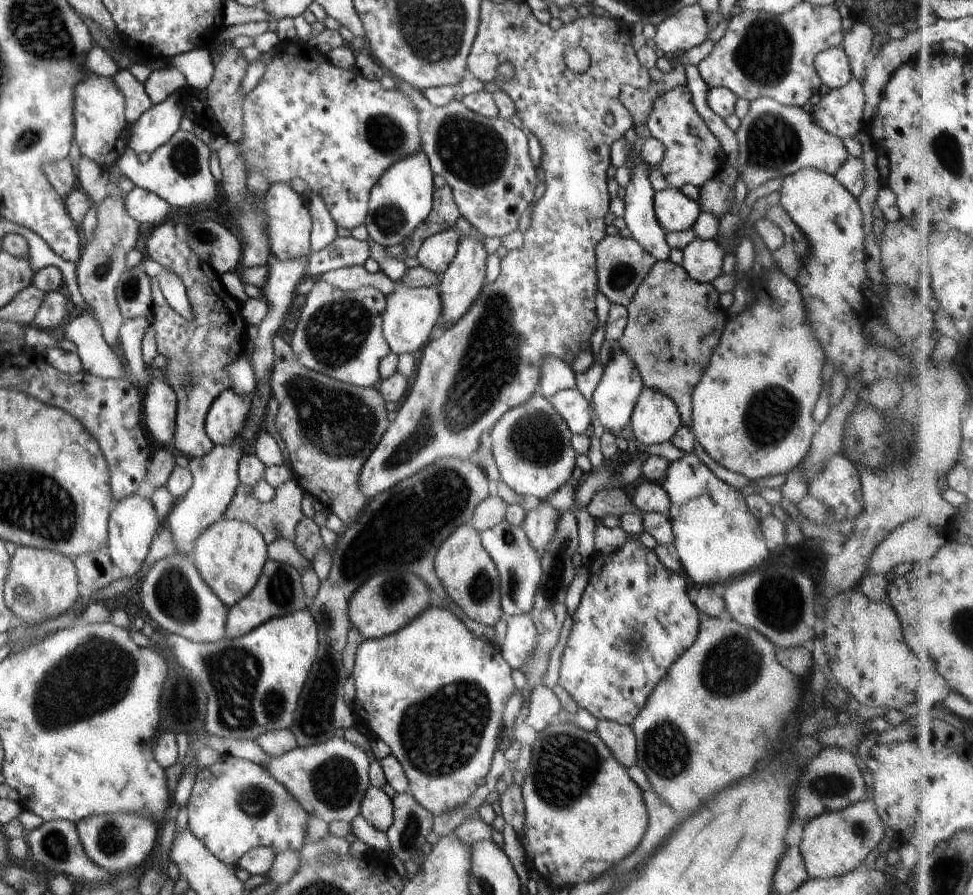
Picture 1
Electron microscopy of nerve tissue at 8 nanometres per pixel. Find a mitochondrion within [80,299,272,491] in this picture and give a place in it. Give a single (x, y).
(189, 374)

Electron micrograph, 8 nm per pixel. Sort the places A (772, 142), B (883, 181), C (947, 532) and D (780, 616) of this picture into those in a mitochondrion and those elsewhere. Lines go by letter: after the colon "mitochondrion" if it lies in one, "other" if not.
A: mitochondrion
B: other
C: other
D: mitochondrion

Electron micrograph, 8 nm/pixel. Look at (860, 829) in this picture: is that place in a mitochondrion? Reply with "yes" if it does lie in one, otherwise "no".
yes

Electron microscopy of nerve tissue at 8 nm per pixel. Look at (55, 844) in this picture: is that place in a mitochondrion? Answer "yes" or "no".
yes

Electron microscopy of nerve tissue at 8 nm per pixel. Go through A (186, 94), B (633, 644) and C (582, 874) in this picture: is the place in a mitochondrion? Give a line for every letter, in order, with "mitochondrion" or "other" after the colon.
A: other
B: mitochondrion
C: other

